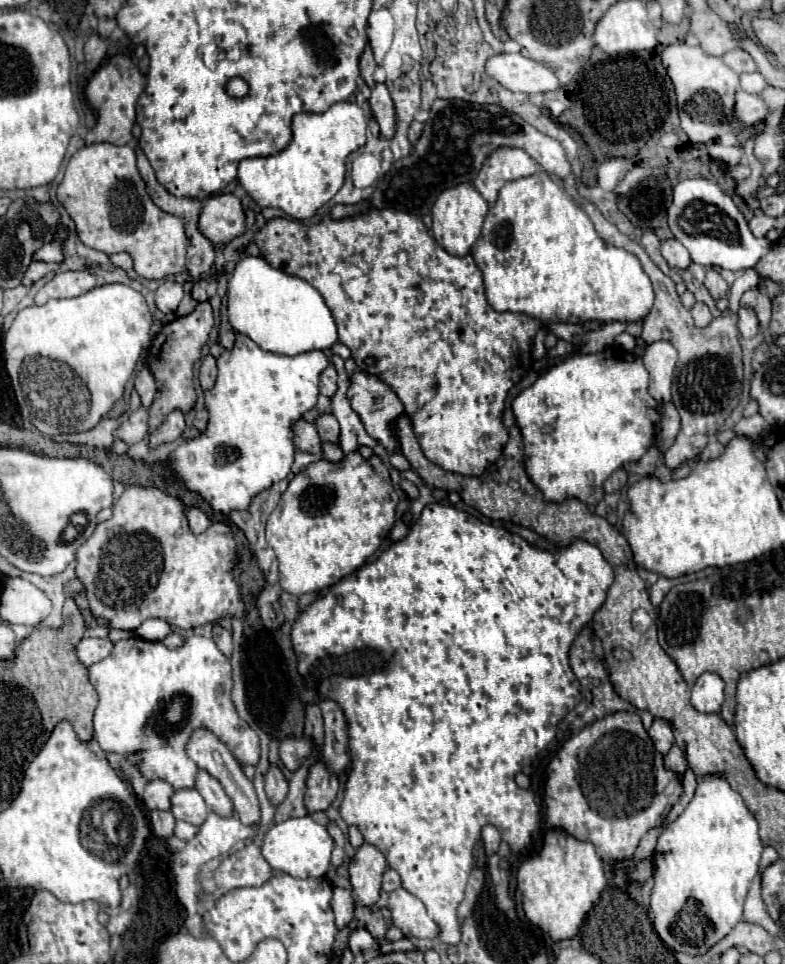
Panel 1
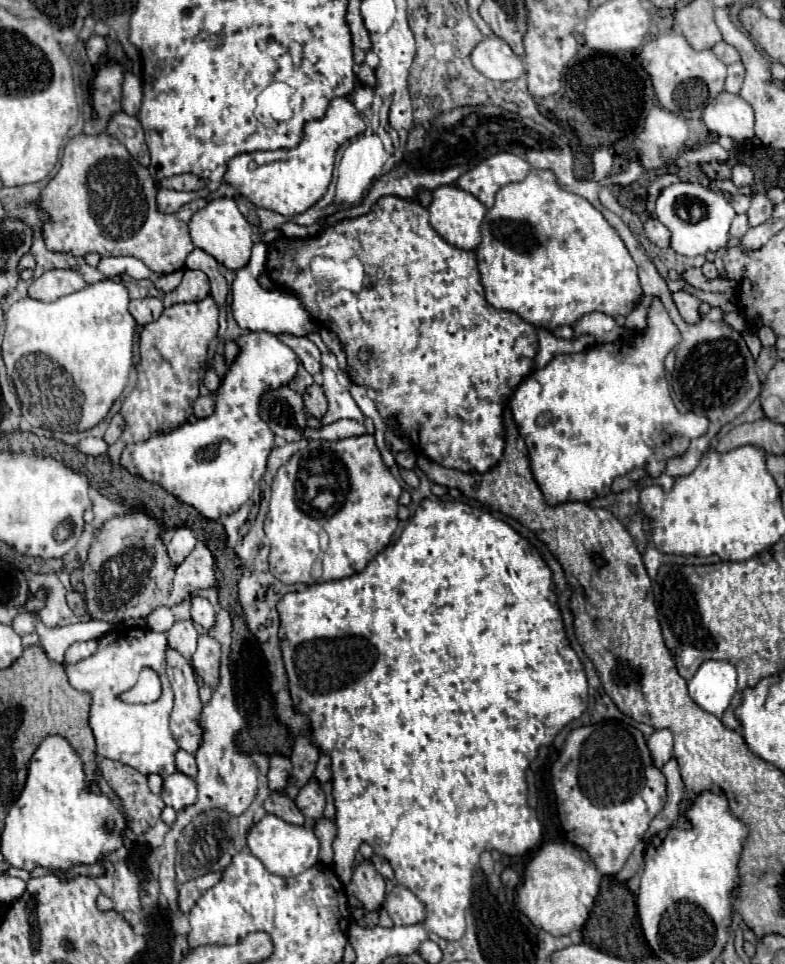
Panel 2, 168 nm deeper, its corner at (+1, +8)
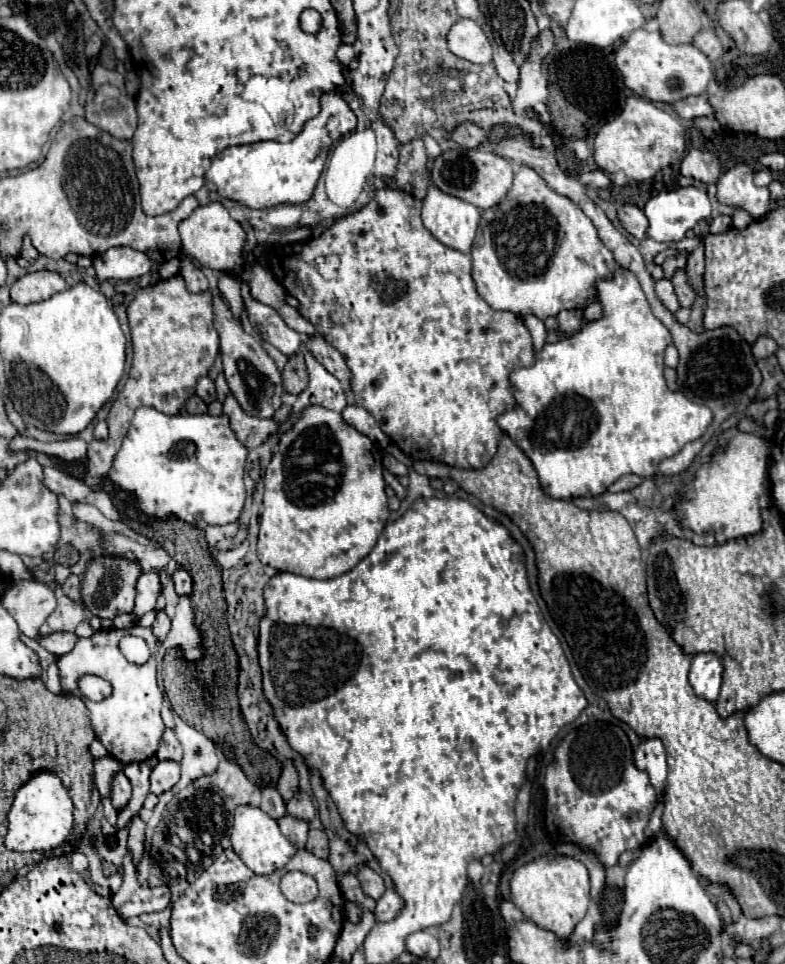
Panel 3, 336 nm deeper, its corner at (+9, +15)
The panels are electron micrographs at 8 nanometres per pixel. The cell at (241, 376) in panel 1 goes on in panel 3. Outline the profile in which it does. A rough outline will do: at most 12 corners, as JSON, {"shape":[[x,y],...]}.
{"shape":[[139,407],[107,479],[147,519],[241,517],[225,415]]}

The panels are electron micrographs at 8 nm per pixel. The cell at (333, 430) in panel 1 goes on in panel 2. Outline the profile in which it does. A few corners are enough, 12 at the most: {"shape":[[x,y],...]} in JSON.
{"shape":[[309,386],[303,394],[305,410],[321,420],[327,414],[327,398],[321,386]]}

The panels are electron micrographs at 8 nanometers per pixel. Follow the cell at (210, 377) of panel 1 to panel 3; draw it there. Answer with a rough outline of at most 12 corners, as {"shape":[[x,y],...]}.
{"shape":[[209,377],[197,383],[197,395],[211,403],[217,399],[215,383]]}

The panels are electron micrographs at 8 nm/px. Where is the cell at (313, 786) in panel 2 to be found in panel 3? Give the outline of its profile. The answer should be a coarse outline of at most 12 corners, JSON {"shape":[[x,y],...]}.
{"shape":[[299,791],[287,801],[287,815],[303,821],[315,819],[311,797]]}

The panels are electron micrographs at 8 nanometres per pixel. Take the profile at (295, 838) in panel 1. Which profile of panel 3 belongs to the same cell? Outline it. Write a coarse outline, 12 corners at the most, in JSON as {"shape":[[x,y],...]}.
{"shape":[[237,807],[231,845],[255,875],[283,869],[295,845],[259,807]]}

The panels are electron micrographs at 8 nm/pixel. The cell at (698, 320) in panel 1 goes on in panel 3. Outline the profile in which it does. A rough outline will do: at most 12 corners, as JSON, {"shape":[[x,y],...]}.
{"shape":[[669,279],[655,281],[655,293],[671,313],[679,301]]}

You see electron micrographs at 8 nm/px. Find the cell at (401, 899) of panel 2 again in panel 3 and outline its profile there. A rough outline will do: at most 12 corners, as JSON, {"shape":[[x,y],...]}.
{"shape":[[387,889],[373,911],[375,921],[391,921],[401,911],[399,893]]}

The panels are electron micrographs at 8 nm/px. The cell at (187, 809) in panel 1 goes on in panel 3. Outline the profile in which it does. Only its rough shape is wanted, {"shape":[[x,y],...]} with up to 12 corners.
{"shape":[[159,761],[151,793],[161,795],[179,781],[179,763]]}

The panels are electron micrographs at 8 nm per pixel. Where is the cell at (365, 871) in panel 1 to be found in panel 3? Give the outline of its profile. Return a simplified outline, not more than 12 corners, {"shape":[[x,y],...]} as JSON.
{"shape":[[367,865],[357,873],[363,891],[379,899],[385,893],[381,875]]}

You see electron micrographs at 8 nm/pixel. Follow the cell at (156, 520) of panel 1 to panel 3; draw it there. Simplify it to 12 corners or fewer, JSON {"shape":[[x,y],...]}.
{"shape":[[95,557],[83,577],[85,607],[105,619],[133,611],[141,569]]}

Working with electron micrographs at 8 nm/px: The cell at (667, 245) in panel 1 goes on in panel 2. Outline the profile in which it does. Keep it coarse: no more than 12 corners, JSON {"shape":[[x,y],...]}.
{"shape":[[649,218],[645,234],[659,248],[671,246],[671,232]]}

